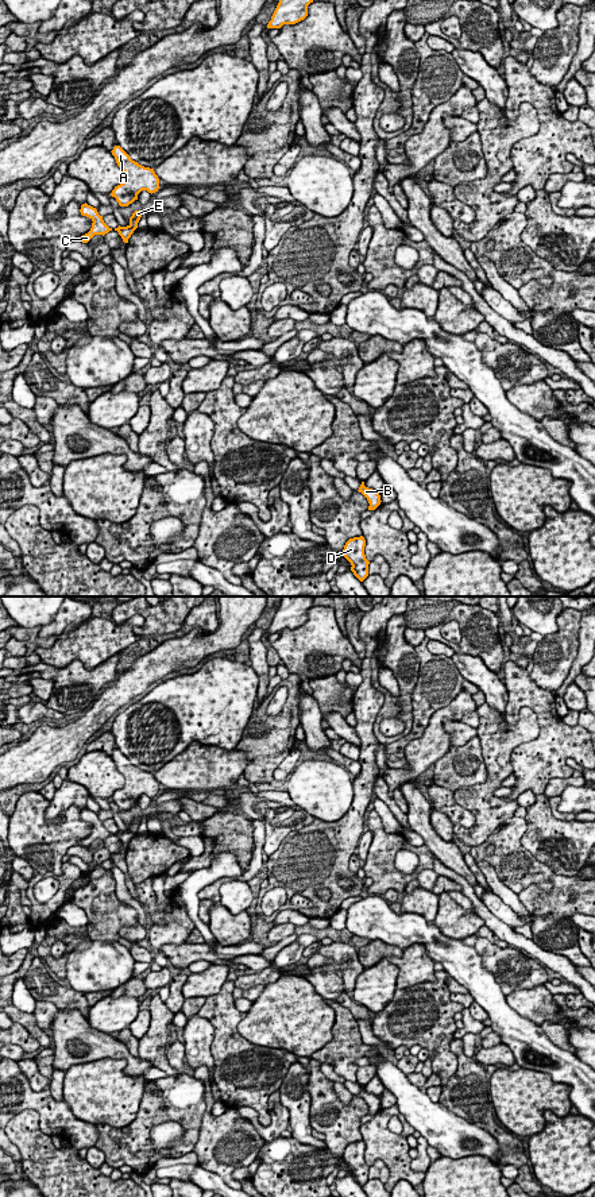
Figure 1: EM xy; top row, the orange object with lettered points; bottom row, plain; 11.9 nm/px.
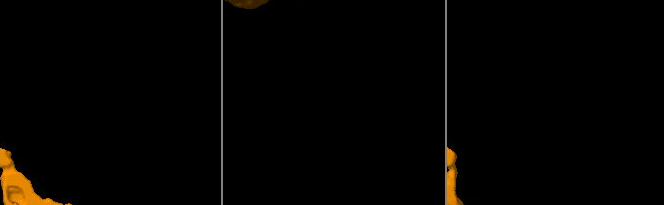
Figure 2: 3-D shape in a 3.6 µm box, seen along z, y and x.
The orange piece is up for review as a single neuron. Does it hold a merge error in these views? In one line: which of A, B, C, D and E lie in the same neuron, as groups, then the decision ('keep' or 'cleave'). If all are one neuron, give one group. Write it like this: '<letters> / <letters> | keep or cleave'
A B D E / C | cleave

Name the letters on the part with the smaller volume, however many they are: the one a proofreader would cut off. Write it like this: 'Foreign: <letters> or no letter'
Foreign: C

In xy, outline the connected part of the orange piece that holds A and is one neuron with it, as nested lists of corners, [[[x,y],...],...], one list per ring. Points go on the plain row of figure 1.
[[[115,750],[111,756],[117,771],[124,776],[124,787],[115,791],[111,800],[116,803],[120,811],[128,811],[142,795],[155,798],[159,794],[159,783],[154,773],[144,772],[132,765],[130,760],[120,752]]]

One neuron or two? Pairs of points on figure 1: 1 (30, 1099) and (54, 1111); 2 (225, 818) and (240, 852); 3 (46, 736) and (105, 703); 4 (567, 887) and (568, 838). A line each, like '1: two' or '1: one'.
1: one
2: one
3: one
4: two

